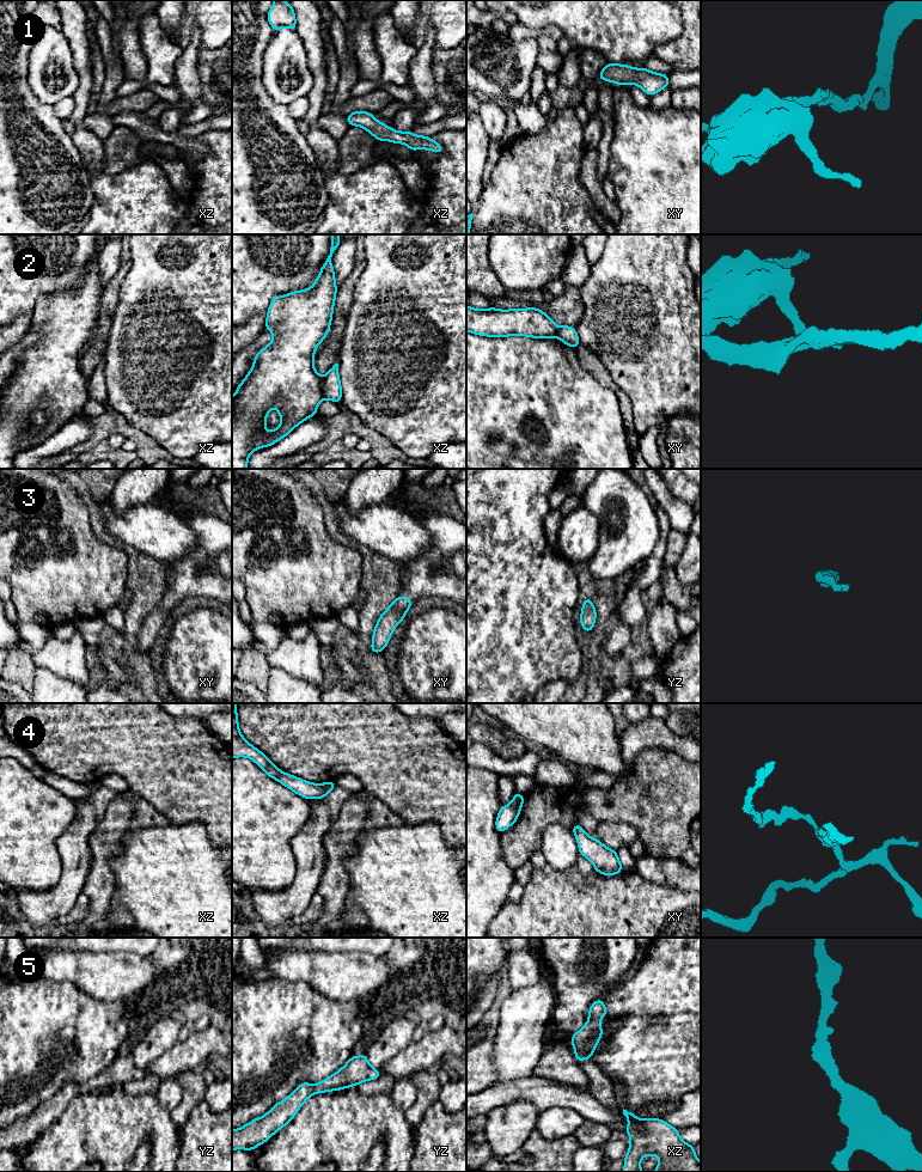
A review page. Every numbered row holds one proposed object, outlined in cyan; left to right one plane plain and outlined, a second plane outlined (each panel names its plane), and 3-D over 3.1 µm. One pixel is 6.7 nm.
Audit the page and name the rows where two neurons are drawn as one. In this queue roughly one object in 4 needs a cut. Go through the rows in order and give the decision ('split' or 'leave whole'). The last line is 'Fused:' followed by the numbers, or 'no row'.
1: leave whole
2: split
3: leave whole
4: split
5: leave whole
Fused: 2, 4

